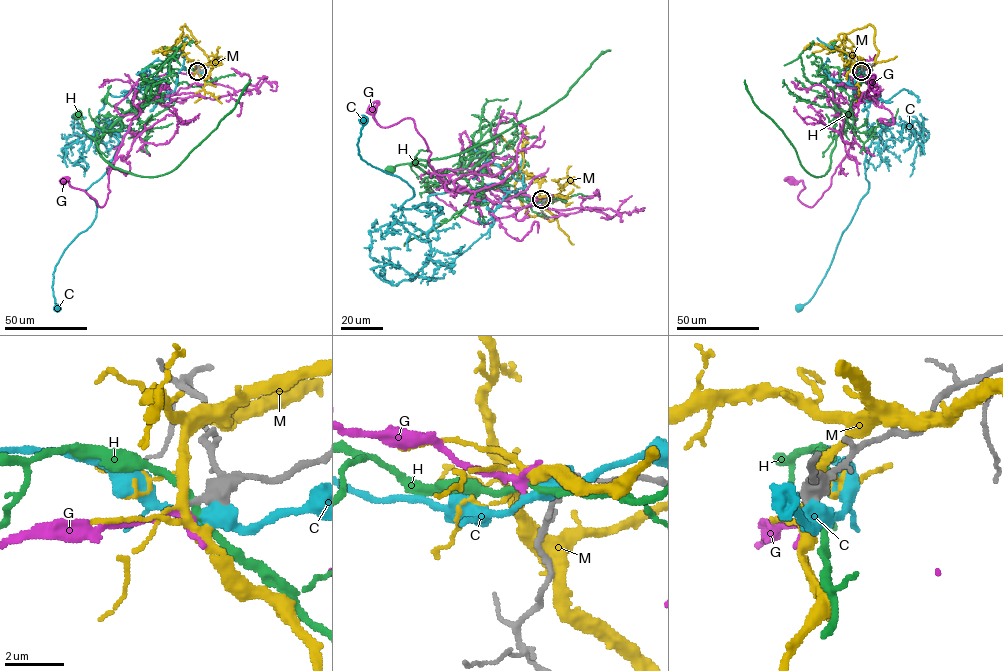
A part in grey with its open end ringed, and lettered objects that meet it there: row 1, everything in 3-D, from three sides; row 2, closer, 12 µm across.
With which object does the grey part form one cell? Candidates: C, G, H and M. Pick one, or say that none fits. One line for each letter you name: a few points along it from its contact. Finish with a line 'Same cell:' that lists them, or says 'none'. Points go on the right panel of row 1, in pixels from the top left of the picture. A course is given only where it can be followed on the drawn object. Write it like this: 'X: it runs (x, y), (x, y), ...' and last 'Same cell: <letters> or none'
G: it runs (862, 71), (853, 79), (855, 134), (830, 186), (809, 207), (798, 199), (805, 188), (803, 182), (791, 180)
Same cell: G

